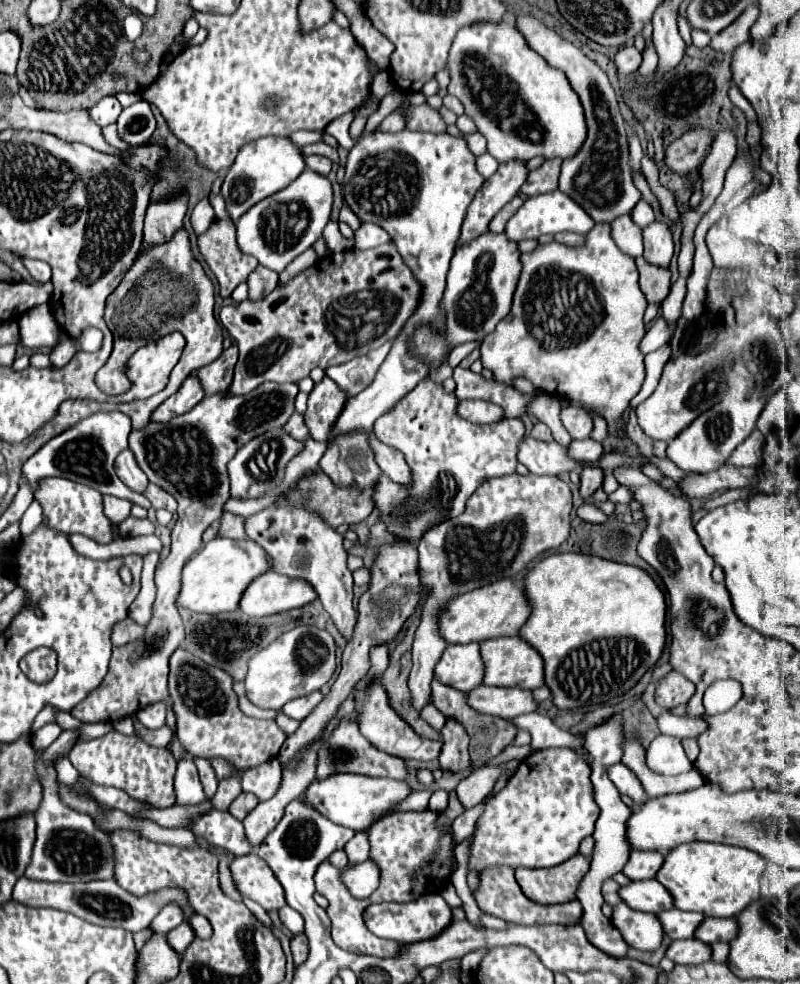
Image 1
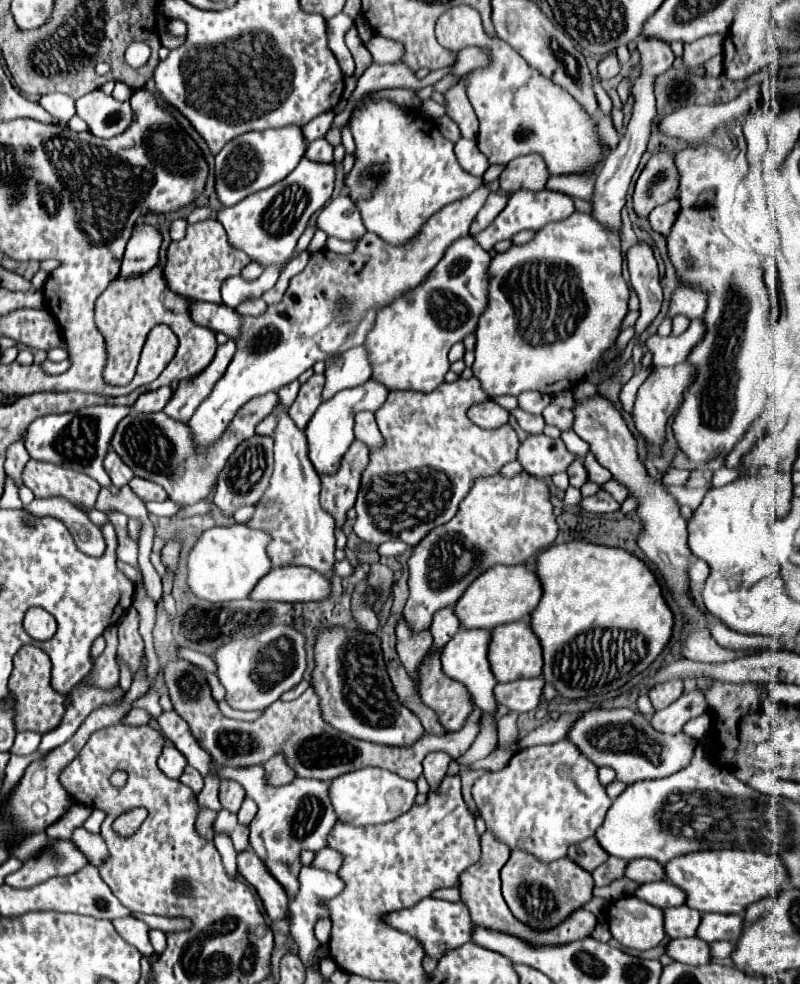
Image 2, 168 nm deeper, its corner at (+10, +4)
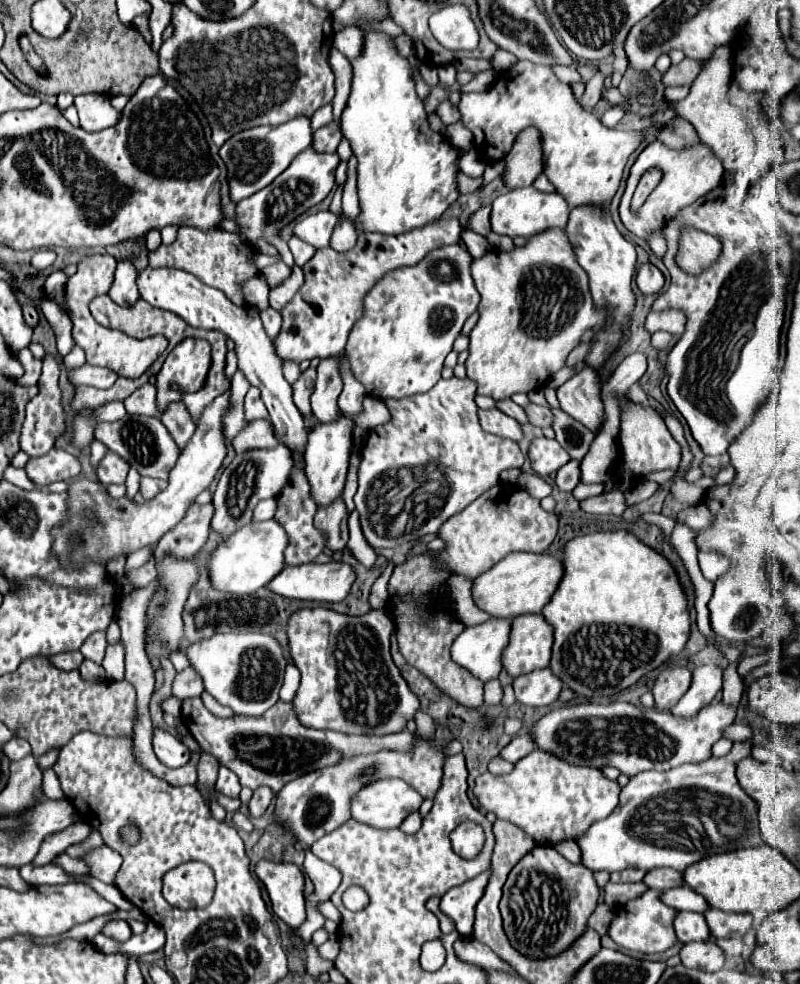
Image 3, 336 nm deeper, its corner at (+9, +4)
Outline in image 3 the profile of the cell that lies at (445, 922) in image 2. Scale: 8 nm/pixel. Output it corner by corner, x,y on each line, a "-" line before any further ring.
486,870
486,874
480,874
478,878
472,878
472,882
464,882
462,886
448,890
440,900
440,910
454,922
460,936
472,936
474,906
484,894
488,876
490,870

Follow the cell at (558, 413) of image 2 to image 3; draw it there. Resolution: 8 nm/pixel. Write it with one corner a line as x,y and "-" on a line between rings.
530,404
530,406
526,406
526,414
530,414
530,424
540,426
540,428
552,426
552,422
554,422
554,414
552,414
552,410
548,406

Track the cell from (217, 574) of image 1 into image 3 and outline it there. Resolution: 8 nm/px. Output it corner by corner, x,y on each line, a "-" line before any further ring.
274,520
250,522
236,530
232,536
222,540
210,554
208,578
214,590
230,594
254,594
258,588
266,586
284,568
284,548
286,532

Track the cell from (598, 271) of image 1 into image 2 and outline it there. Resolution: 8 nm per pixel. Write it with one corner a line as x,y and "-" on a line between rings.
575,212
575,214
571,214
571,218
565,218
561,222
549,222
547,226
543,226
541,230
535,232
531,242
521,244
521,246
511,246
509,250
505,250
501,254
495,254
491,258
491,266
489,266
489,302
487,302
487,308
481,314
481,320
479,320
477,330
475,330
477,344
475,344
473,374
475,374
475,378
481,380
483,390
491,398
501,396
501,394
519,396
525,390
537,390
541,394
557,394
561,390
569,390
581,378
585,378
589,372
593,372
601,366
599,356
607,348
611,348
615,338
619,336
621,320
627,314
627,302
629,302
629,288
627,288
627,284
621,276
621,240
613,232
601,230
601,226
597,226
597,222
589,214

